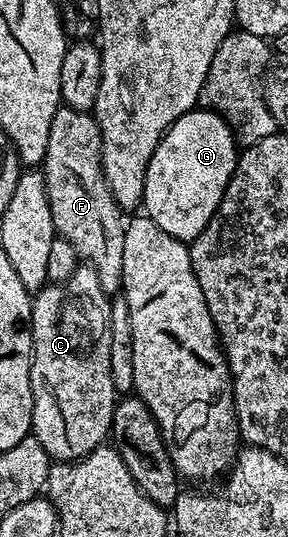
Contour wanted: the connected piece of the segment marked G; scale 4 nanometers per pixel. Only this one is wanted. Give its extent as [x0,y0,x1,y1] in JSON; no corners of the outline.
[143,109,239,241]

